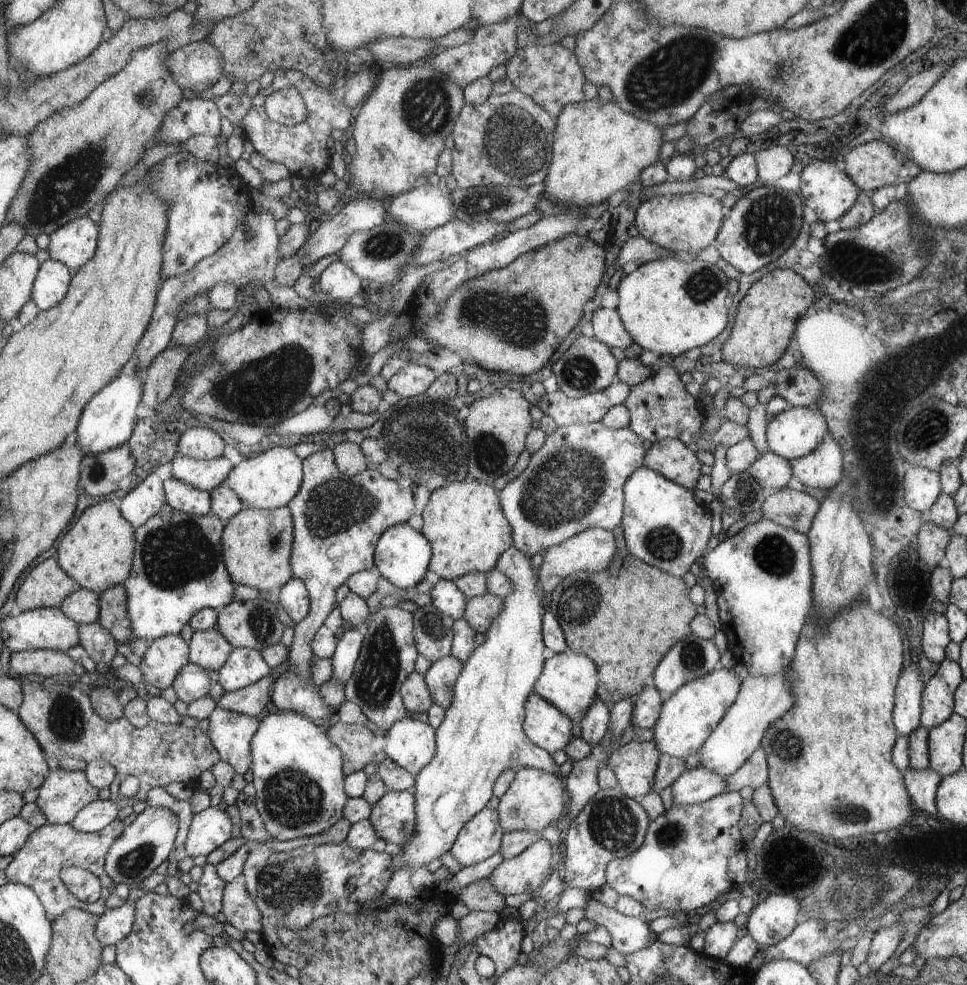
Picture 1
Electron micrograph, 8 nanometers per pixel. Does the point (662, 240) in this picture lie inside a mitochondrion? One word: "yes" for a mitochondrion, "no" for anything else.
no

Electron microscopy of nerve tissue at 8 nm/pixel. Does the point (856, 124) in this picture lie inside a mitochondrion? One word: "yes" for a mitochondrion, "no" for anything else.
no

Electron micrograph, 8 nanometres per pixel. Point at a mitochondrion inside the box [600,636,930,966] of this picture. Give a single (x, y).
(856, 889)

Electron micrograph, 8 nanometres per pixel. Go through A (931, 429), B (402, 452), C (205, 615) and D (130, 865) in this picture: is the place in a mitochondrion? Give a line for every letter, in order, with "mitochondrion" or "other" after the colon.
A: mitochondrion
B: mitochondrion
C: other
D: mitochondrion

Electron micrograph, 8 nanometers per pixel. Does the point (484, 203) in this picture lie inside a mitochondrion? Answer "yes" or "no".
yes

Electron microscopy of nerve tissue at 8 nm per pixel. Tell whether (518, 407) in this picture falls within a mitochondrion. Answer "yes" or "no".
no

